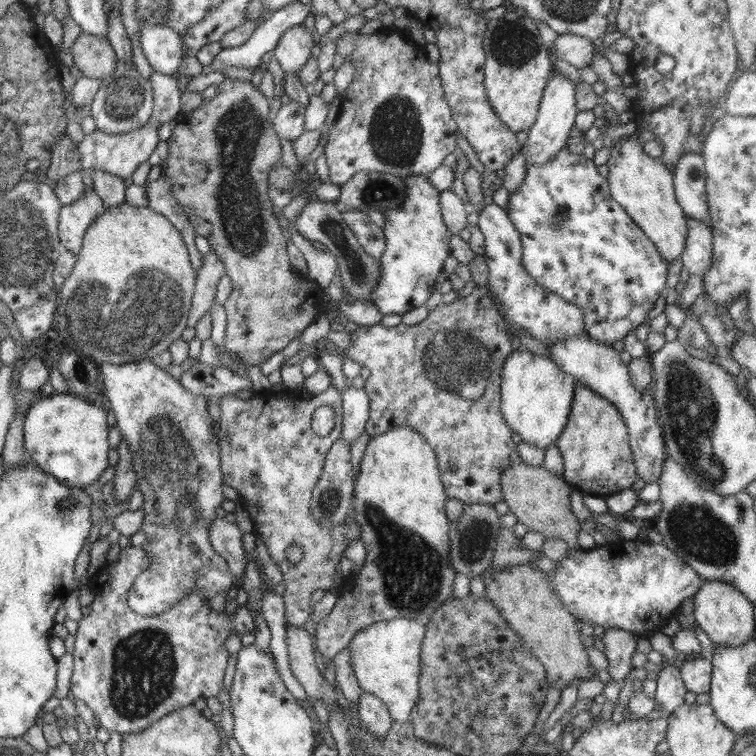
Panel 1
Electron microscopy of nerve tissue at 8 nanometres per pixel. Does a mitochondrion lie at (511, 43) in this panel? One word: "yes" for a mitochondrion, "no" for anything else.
yes

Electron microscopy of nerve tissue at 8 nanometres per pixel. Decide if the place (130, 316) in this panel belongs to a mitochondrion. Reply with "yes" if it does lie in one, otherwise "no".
yes

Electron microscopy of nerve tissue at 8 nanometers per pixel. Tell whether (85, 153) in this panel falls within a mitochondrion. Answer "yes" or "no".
no

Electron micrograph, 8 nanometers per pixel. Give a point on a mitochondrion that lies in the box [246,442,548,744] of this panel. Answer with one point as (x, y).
(411, 571)

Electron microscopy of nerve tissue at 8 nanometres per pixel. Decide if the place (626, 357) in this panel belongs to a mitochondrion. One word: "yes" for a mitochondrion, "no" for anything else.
no

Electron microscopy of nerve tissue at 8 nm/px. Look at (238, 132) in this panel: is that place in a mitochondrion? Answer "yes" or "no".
yes

